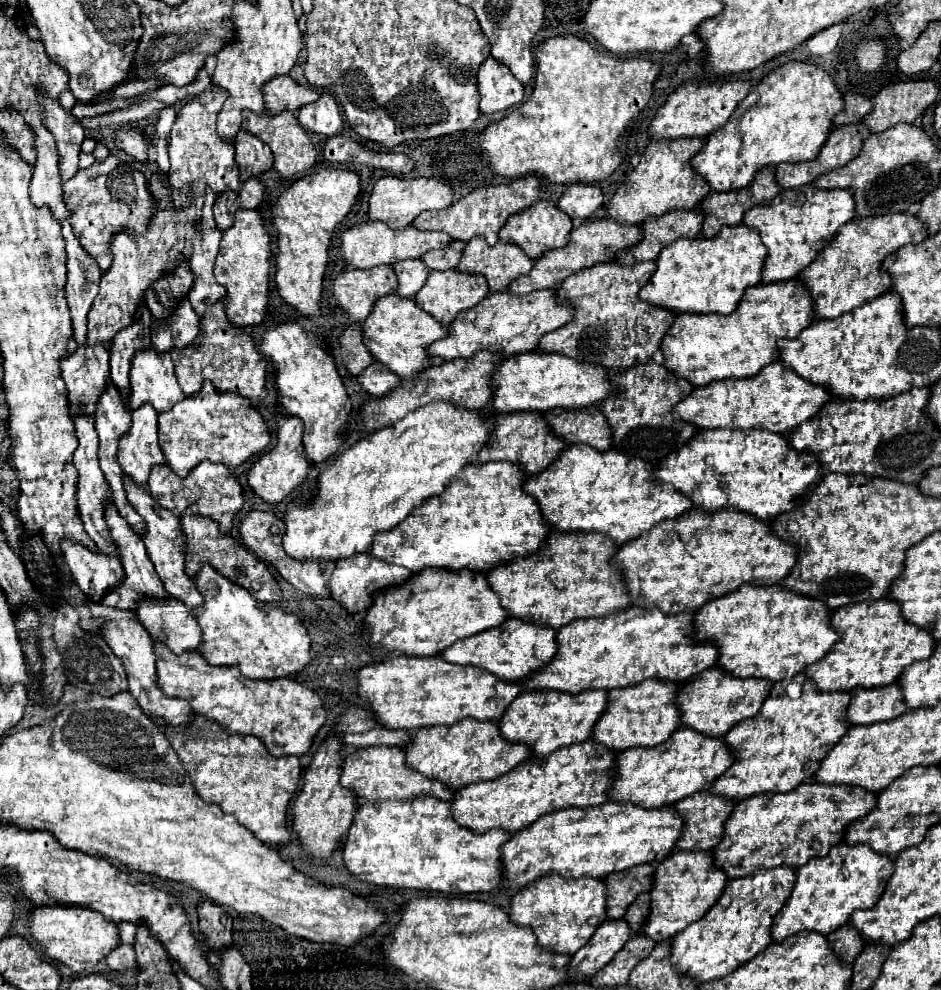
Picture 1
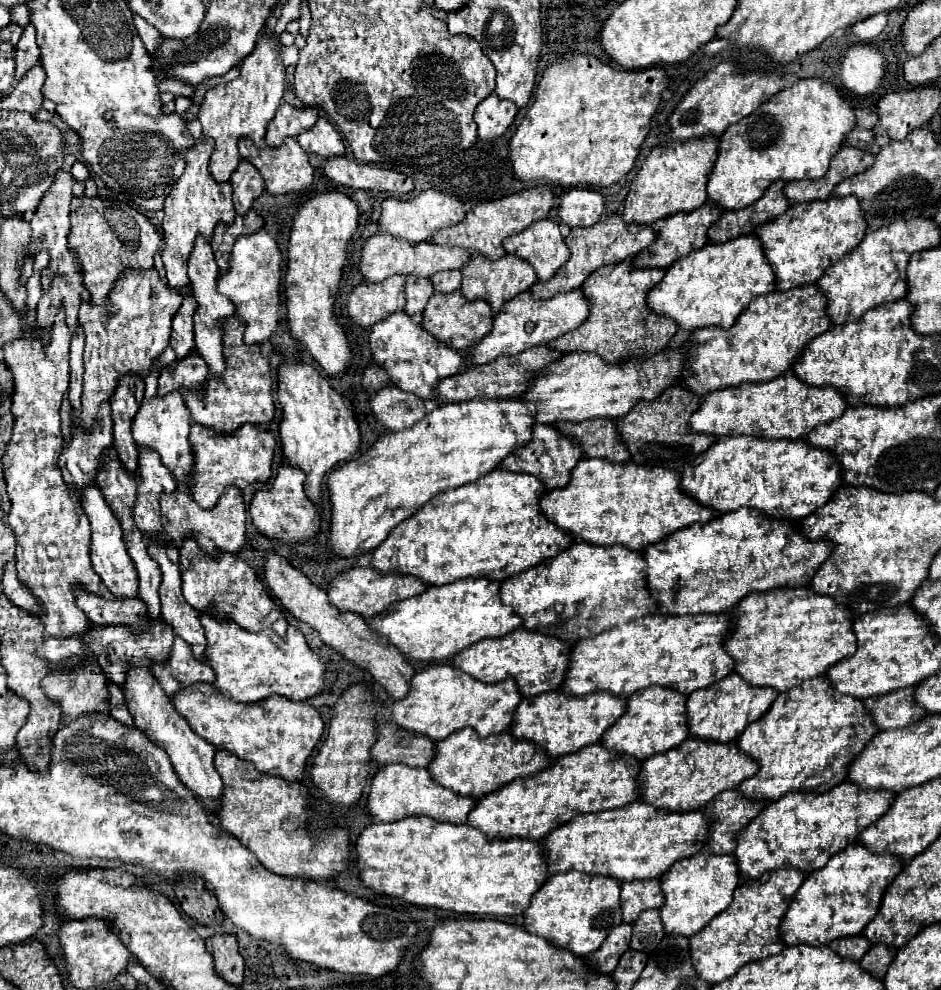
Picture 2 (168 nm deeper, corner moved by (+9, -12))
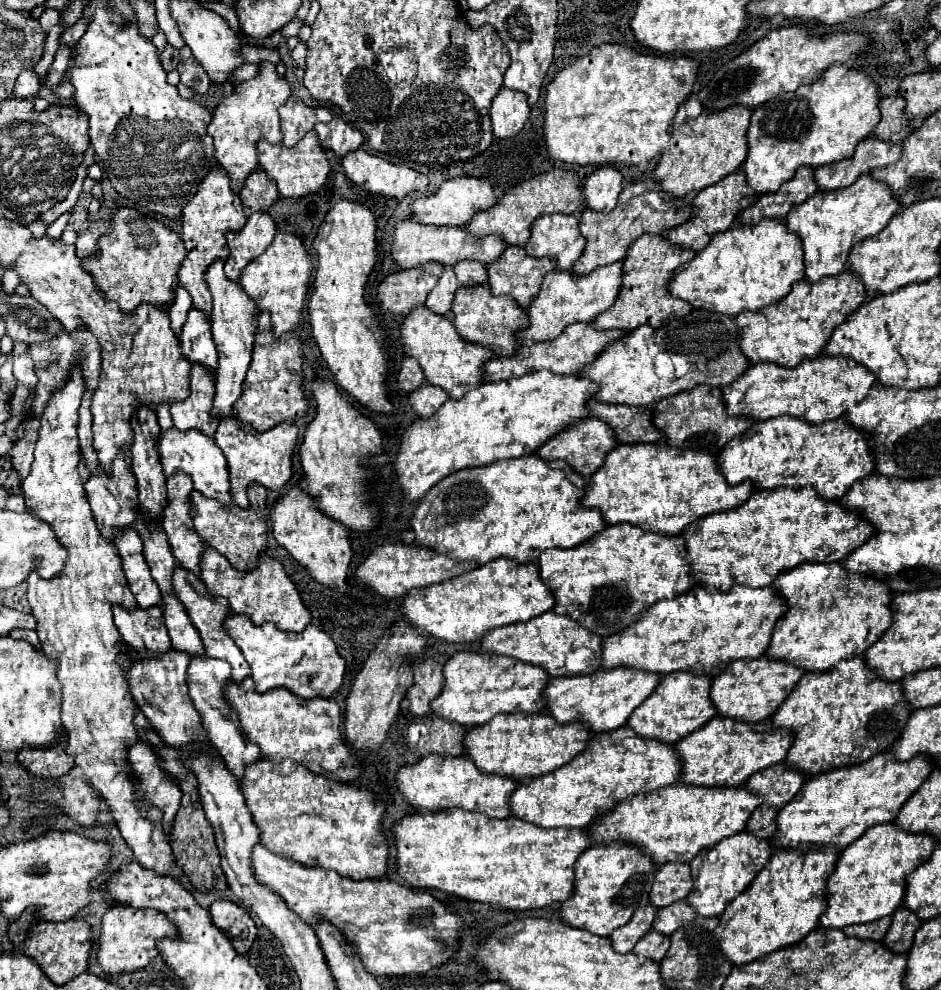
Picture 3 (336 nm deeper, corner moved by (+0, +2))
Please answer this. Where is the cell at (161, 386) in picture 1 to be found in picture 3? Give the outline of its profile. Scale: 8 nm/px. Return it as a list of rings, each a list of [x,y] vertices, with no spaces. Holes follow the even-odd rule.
[[[170,428],[170,430],[162,432],[160,442],[158,442],[158,452],[160,452],[166,476],[176,474],[176,472],[184,472],[192,478],[194,490],[198,490],[206,498],[214,498],[214,500],[222,502],[224,506],[234,506],[232,494],[228,494],[228,464],[226,464],[226,458],[222,454],[222,450],[208,436],[204,436],[198,430],[180,432],[180,430]]]

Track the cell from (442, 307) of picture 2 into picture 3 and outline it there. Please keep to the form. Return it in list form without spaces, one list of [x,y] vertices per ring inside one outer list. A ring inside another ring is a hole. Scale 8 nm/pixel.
[[[466,286],[456,292],[454,304],[452,304],[452,322],[462,338],[474,344],[482,344],[490,350],[494,350],[496,356],[510,356],[516,354],[520,348],[520,342],[516,338],[516,332],[526,330],[528,326],[528,314],[522,310],[512,298],[508,296],[492,296],[490,286]]]

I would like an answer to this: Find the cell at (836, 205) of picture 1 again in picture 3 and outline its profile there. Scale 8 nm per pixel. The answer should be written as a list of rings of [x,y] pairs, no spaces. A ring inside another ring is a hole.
[[[870,174],[860,176],[852,186],[840,190],[820,190],[806,202],[794,206],[786,216],[788,230],[796,232],[804,244],[804,264],[806,278],[818,282],[824,276],[836,276],[850,268],[848,254],[854,244],[878,234],[898,212],[900,202],[894,198],[892,190],[874,180]]]

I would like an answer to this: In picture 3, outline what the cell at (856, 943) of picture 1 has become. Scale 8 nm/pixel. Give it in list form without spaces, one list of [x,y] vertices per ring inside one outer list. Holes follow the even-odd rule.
[[[880,918],[876,922],[868,922],[868,924],[854,924],[854,926],[846,926],[844,934],[846,936],[854,936],[854,938],[870,938],[870,940],[882,940],[884,934],[888,932],[888,926],[892,924],[892,918]]]

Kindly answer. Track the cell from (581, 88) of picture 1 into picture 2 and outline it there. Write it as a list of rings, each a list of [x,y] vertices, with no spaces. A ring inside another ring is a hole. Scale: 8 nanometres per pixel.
[[[587,54],[553,62],[537,84],[535,102],[509,140],[509,162],[513,168],[513,178],[521,182],[551,180],[563,188],[585,186],[597,190],[611,186],[613,182],[627,176],[627,172],[633,168],[639,148],[649,132],[651,116],[655,114],[661,92],[665,88],[667,76],[661,68],[617,70]]]

